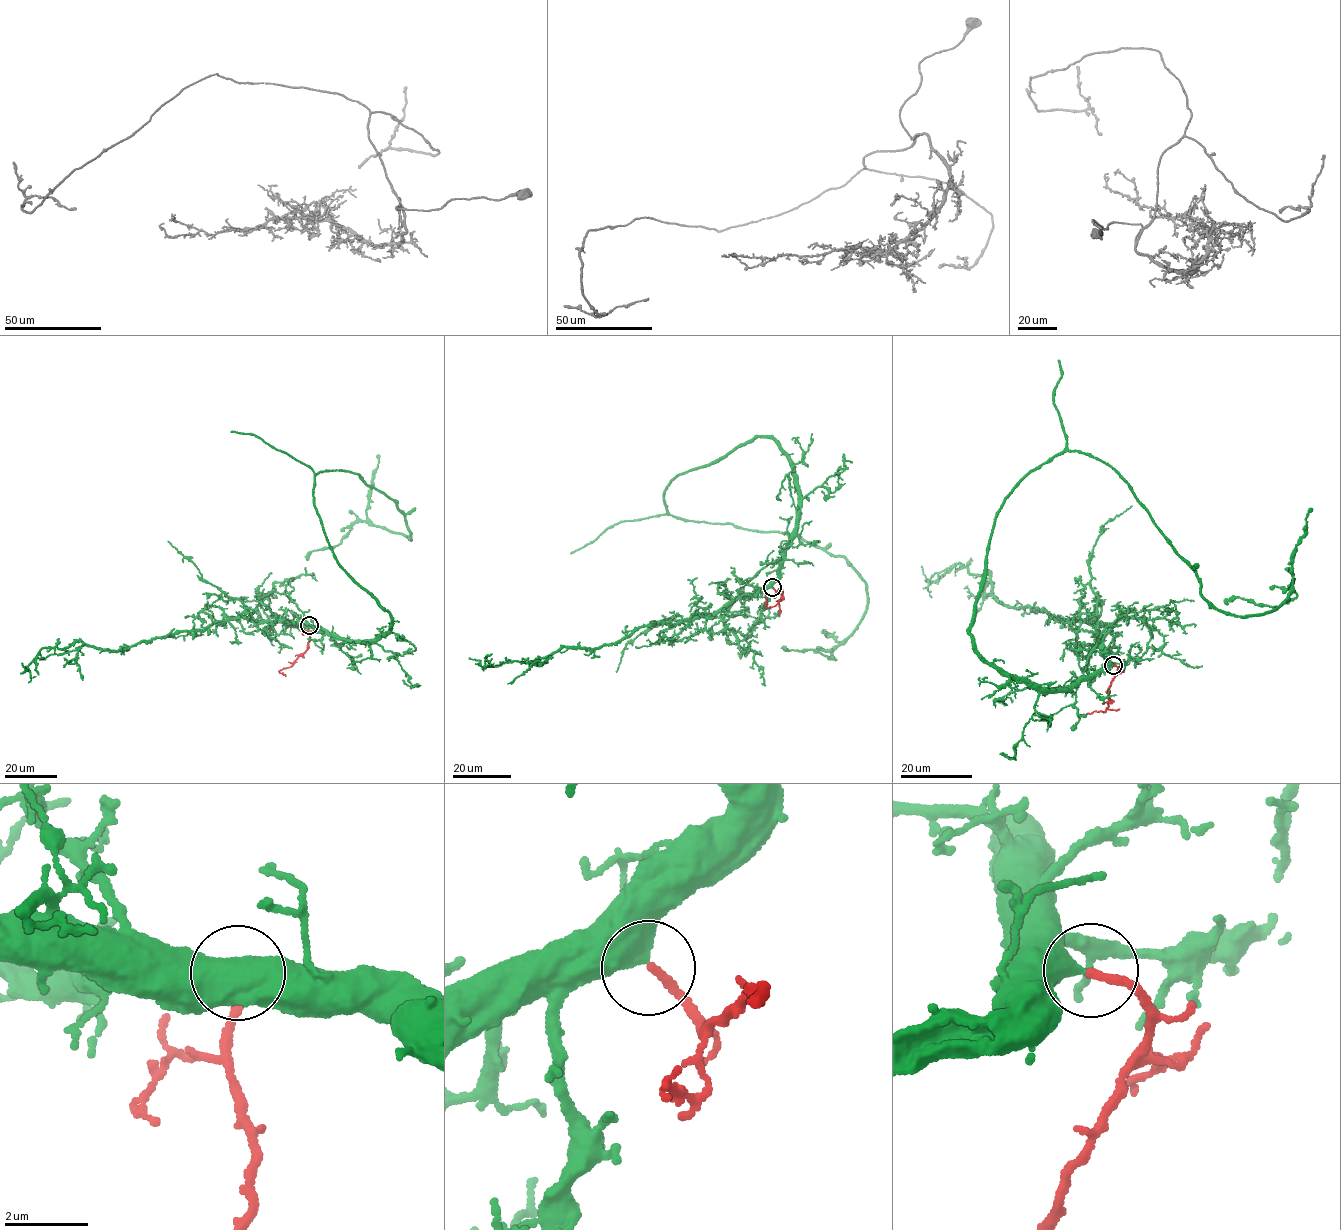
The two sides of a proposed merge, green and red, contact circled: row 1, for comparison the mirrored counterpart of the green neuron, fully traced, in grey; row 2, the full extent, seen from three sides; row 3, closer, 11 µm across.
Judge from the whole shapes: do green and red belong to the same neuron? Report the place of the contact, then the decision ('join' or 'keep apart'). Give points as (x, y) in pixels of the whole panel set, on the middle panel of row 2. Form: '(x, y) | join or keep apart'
(772, 587) | join

